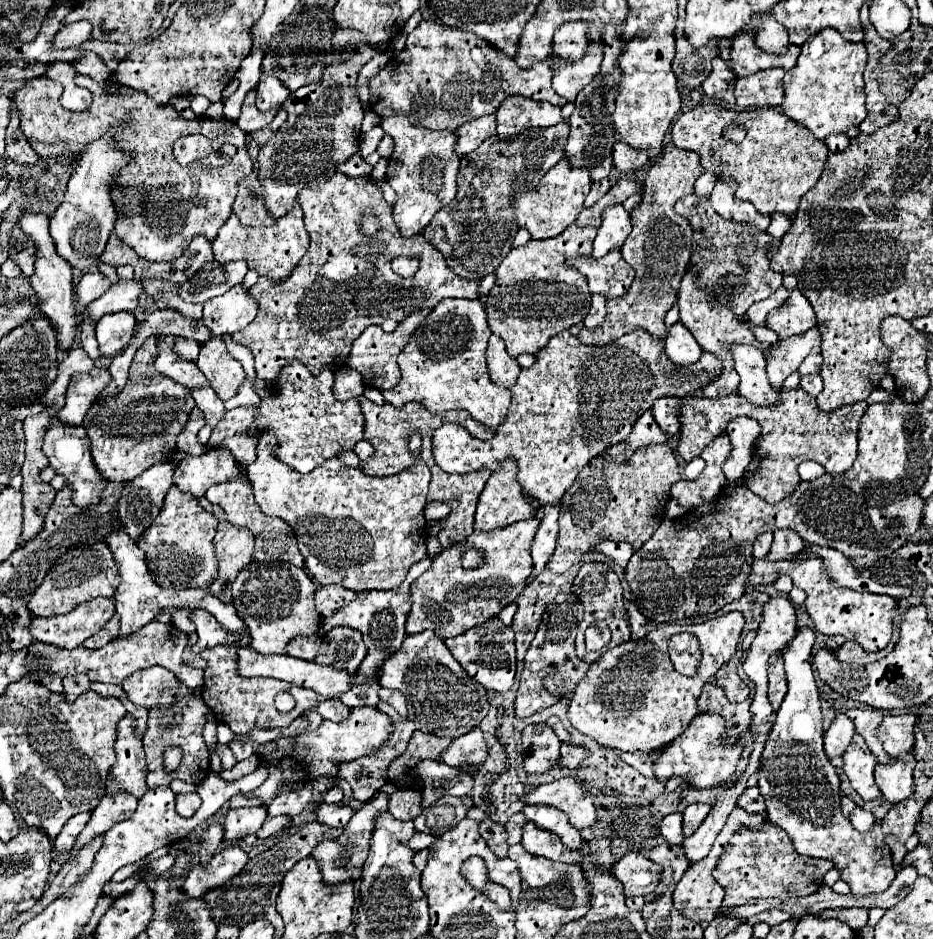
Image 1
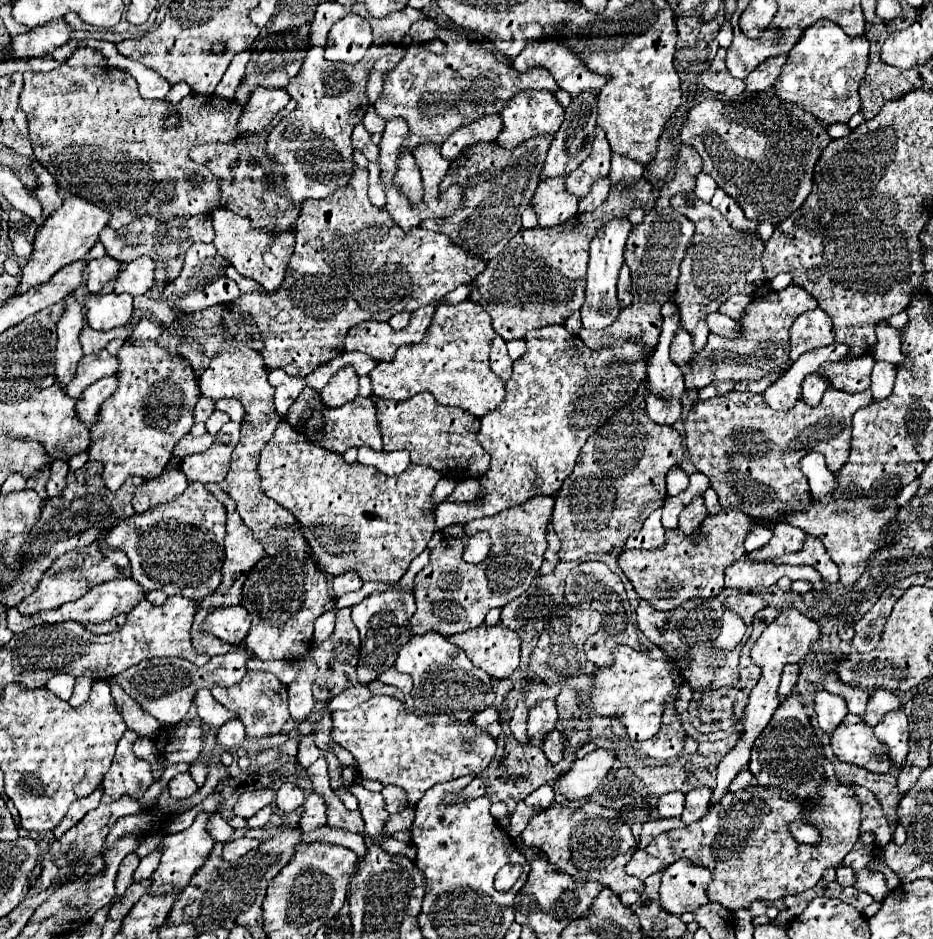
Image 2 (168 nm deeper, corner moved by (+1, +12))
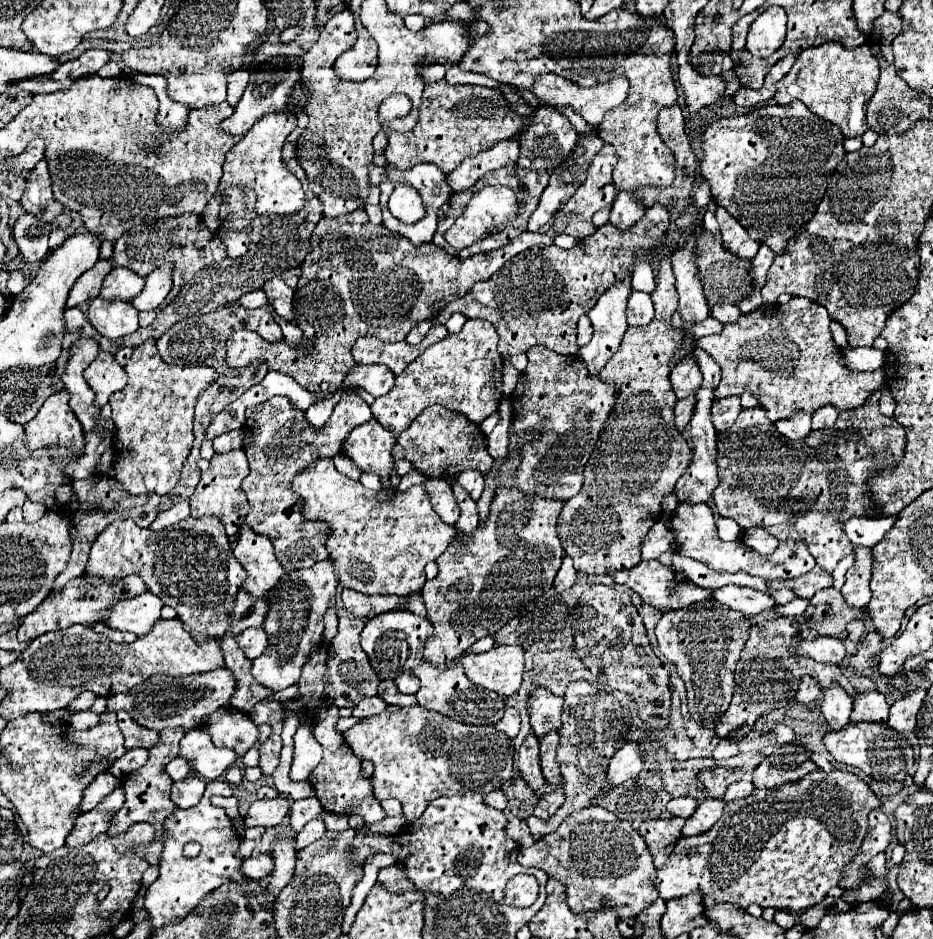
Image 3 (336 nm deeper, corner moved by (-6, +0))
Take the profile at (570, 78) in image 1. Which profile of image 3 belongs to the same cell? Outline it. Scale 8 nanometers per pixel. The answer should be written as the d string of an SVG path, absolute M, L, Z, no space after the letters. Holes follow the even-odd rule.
M541 75L535 85L531 87L531 93L541 101L541 105L549 105L549 107L571 107L575 113L579 113L587 123L591 125L599 125L603 115L617 107L623 99L627 99L627 91L629 91L629 81L625 77L614 77L612 80L603 83L603 85L595 85L589 89L583 89L571 81L565 81L563 77L555 77L555 75Z

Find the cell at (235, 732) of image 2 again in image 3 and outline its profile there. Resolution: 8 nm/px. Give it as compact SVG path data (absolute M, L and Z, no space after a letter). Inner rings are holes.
M199 727L195 731L189 731L181 739L179 757L189 763L193 761L193 769L201 777L205 777L207 781L215 781L233 765L235 751L215 747L211 735L207 733L207 727Z

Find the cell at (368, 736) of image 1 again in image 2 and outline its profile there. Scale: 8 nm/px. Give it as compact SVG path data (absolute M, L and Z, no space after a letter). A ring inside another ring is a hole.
M372 697L352 711L334 711L330 737L356 757L362 779L376 779L382 785L406 789L410 805L416 805L424 791L436 783L462 775L476 777L496 753L496 741L488 733L474 729L472 723L446 715L418 713L414 709L406 711L392 697Z

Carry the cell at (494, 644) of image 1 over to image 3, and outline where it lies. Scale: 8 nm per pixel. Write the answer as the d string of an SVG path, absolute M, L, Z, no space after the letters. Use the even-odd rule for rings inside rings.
M501 645L487 653L461 657L465 675L487 691L495 691L501 697L511 697L523 675L523 649L517 645Z

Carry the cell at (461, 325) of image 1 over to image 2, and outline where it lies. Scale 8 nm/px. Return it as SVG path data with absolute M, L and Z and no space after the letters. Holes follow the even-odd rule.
M440 301L432 319L432 325L424 333L424 339L414 345L402 345L396 349L392 363L378 363L370 373L374 395L382 399L404 401L416 393L428 391L442 405L454 405L470 411L482 419L492 409L500 407L506 397L504 381L496 377L488 365L490 341L494 329L488 313L472 301L460 301L456 305Z

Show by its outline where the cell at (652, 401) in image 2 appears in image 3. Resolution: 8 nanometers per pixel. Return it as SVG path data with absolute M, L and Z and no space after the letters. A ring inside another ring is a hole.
M687 397L687 399L677 401L677 405L675 405L675 423L677 423L679 431L683 431L687 427L687 423L691 421L693 409L695 409L695 397Z

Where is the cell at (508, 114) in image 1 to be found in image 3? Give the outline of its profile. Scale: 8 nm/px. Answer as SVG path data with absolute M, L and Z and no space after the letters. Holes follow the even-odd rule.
M539 107L537 113L533 115L529 129L519 135L521 155L517 165L525 169L535 169L535 171L553 171L573 153L573 147L577 145L577 141L579 141L579 133L573 129L573 125L565 115L561 115L555 107Z

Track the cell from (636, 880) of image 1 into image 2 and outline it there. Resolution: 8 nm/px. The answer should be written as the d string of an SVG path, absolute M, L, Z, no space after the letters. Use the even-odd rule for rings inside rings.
M824 781L820 795L822 795L822 801L816 805L816 811L812 811L812 807L808 809L808 805L800 805L796 797L776 787L750 785L748 789L726 793L700 821L656 837L646 849L636 849L636 853L630 857L626 865L626 873L644 881L646 877L672 865L674 861L686 857L692 863L710 869L712 883L708 889L708 899L712 903L720 903L728 907L728 911L748 909L756 899L776 901L786 895L800 895L822 879L822 873L826 867L840 867L842 859L852 851L860 835L860 803L856 801L852 787L840 781ZM796 819L814 821L814 827L818 827L822 833L820 845L812 847L812 845L802 845L794 841L794 837L788 831L788 823Z

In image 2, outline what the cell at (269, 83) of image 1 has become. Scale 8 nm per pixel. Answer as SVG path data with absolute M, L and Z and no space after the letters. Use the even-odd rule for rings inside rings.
M260 85L252 91L252 97L248 101L248 105L244 107L244 113L240 117L238 123L238 131L246 133L246 131L262 131L268 127L268 123L272 121L272 117L286 107L290 101L290 95L286 93L286 89L262 89Z

